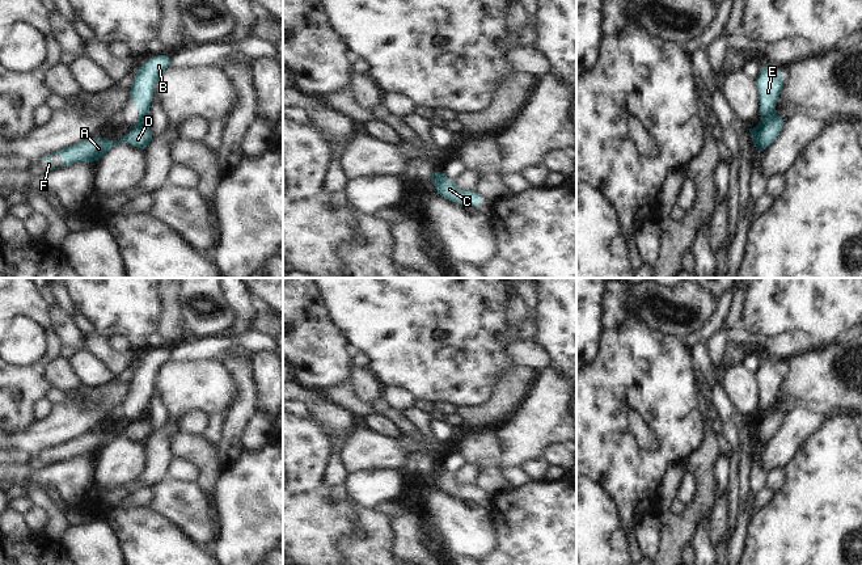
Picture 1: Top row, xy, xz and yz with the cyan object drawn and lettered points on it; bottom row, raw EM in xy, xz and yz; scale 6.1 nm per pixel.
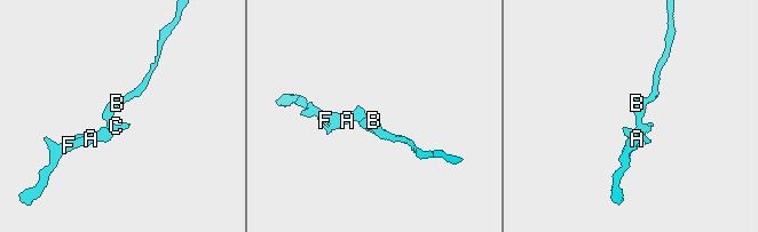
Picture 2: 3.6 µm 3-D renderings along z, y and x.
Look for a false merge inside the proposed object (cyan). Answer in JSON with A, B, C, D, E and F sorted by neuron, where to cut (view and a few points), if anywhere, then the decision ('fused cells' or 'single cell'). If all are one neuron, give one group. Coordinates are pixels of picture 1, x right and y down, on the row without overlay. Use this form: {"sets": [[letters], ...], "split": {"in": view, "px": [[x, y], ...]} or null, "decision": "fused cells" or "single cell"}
{"sets": [["A", "C", "D", "F"], ["B", "E"]], "split": {"in": "yz", "px": [[773, 407], [763, 412]]}, "decision": "fused cells"}

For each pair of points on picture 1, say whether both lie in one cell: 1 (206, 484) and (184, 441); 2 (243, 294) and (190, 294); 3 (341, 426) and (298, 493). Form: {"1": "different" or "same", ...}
{"1": "same", "2": "different", "3": "different"}

